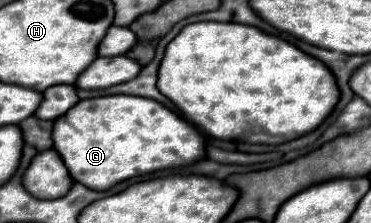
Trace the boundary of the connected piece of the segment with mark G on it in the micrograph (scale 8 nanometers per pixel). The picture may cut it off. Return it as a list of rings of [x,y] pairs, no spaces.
[[[109,95],[79,101],[73,109],[69,109],[69,113],[65,113],[65,117],[59,117],[55,121],[53,143],[63,163],[67,165],[71,177],[77,183],[83,183],[85,187],[97,191],[107,191],[113,185],[127,181],[131,177],[141,177],[163,169],[187,167],[191,163],[205,159],[207,155],[205,137],[195,125],[181,119],[177,113],[173,113],[171,109],[153,99],[133,95]]]

